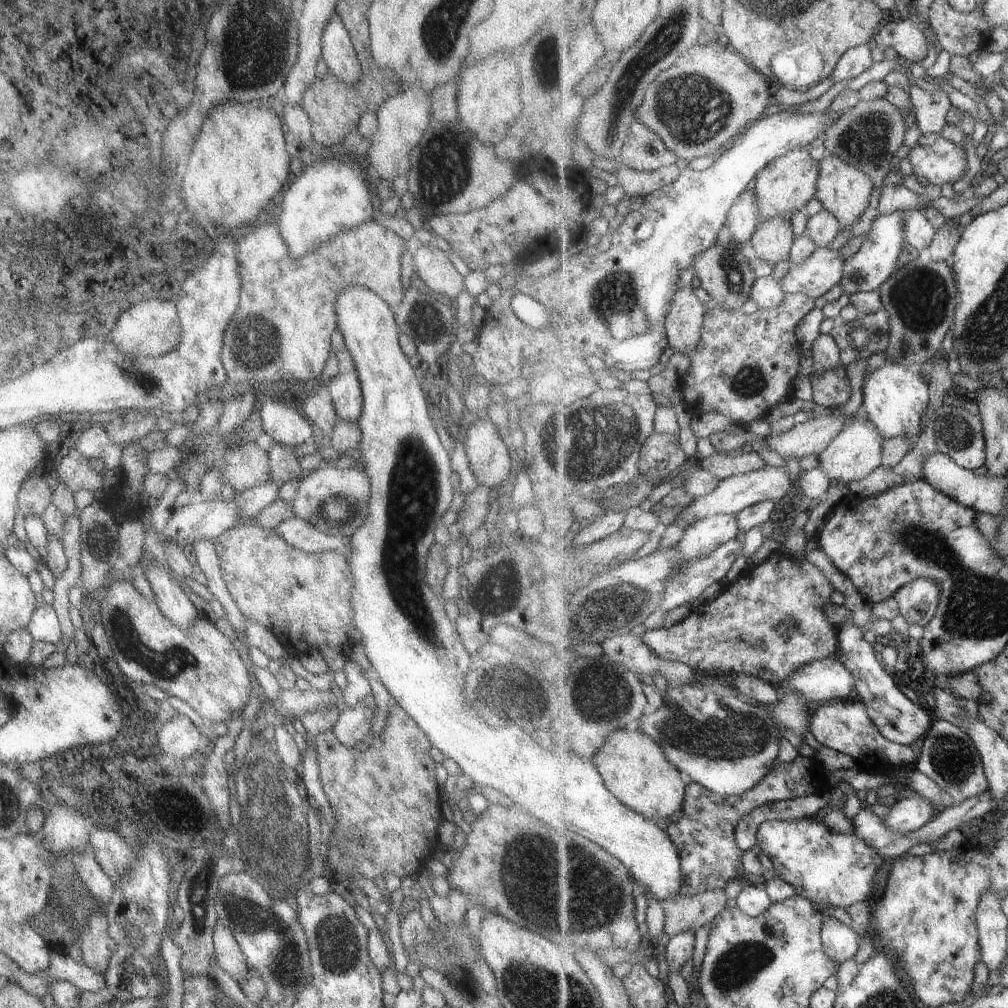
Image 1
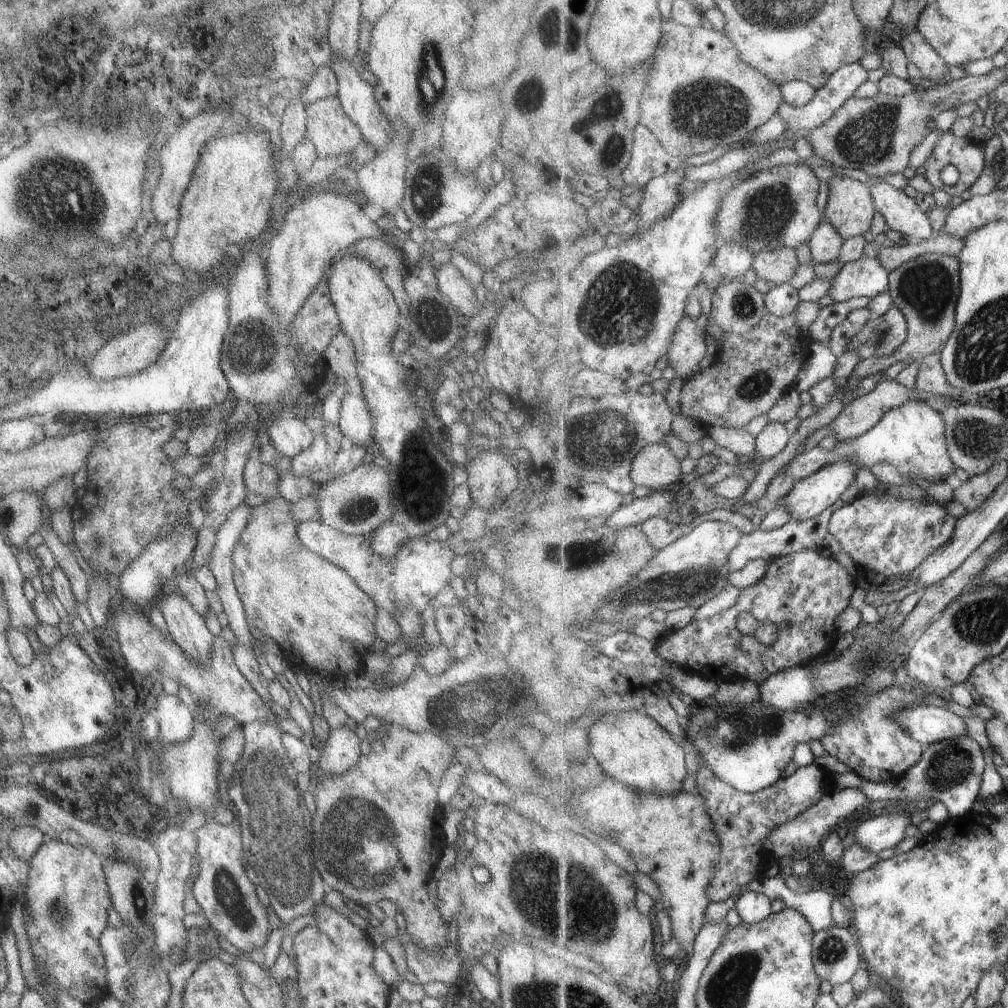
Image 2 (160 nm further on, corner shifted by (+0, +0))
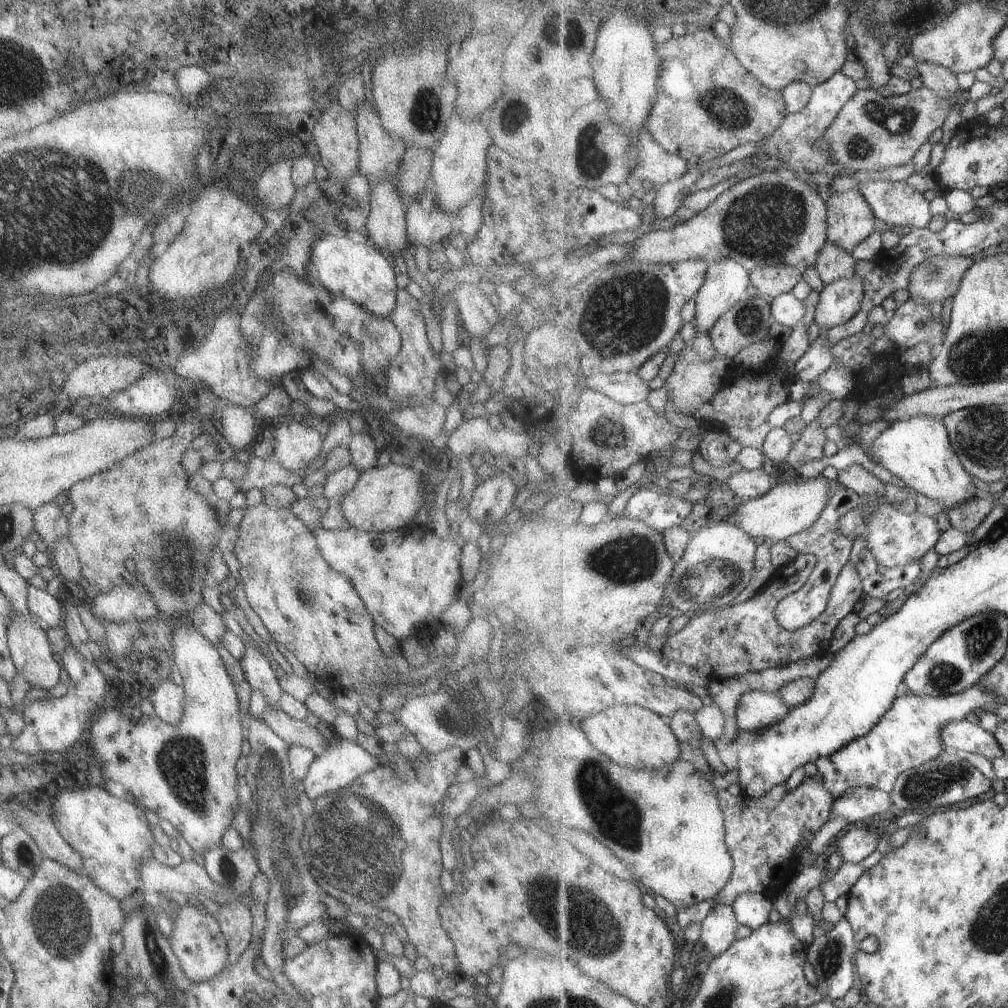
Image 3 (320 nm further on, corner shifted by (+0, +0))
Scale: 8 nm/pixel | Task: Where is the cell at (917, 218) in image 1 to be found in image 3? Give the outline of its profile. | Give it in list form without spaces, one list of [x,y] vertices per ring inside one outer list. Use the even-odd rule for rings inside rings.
[[[867,180],[858,188],[883,224],[923,229],[933,219],[931,202],[907,181]]]

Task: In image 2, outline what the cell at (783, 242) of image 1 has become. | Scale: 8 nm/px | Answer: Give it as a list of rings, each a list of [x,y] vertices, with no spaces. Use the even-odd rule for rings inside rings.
[[[789,247],[757,253],[752,264],[752,269],[758,278],[775,286],[791,283],[796,276],[797,268],[799,268],[797,254],[795,254],[795,249]]]

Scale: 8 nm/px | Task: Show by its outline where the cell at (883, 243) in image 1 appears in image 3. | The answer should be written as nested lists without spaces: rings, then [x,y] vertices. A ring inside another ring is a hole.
[[[839,278],[824,286],[820,301],[816,306],[815,320],[820,327],[831,328],[850,322],[861,310],[865,298],[863,280],[858,278]]]

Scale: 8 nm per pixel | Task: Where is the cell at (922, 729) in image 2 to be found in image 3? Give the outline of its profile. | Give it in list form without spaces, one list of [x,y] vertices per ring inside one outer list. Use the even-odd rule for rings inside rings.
[[[953,720],[947,722],[941,732],[943,744],[952,750],[979,754],[991,762],[1005,757],[1001,744],[994,734],[987,732],[983,726],[973,724],[968,720]]]

